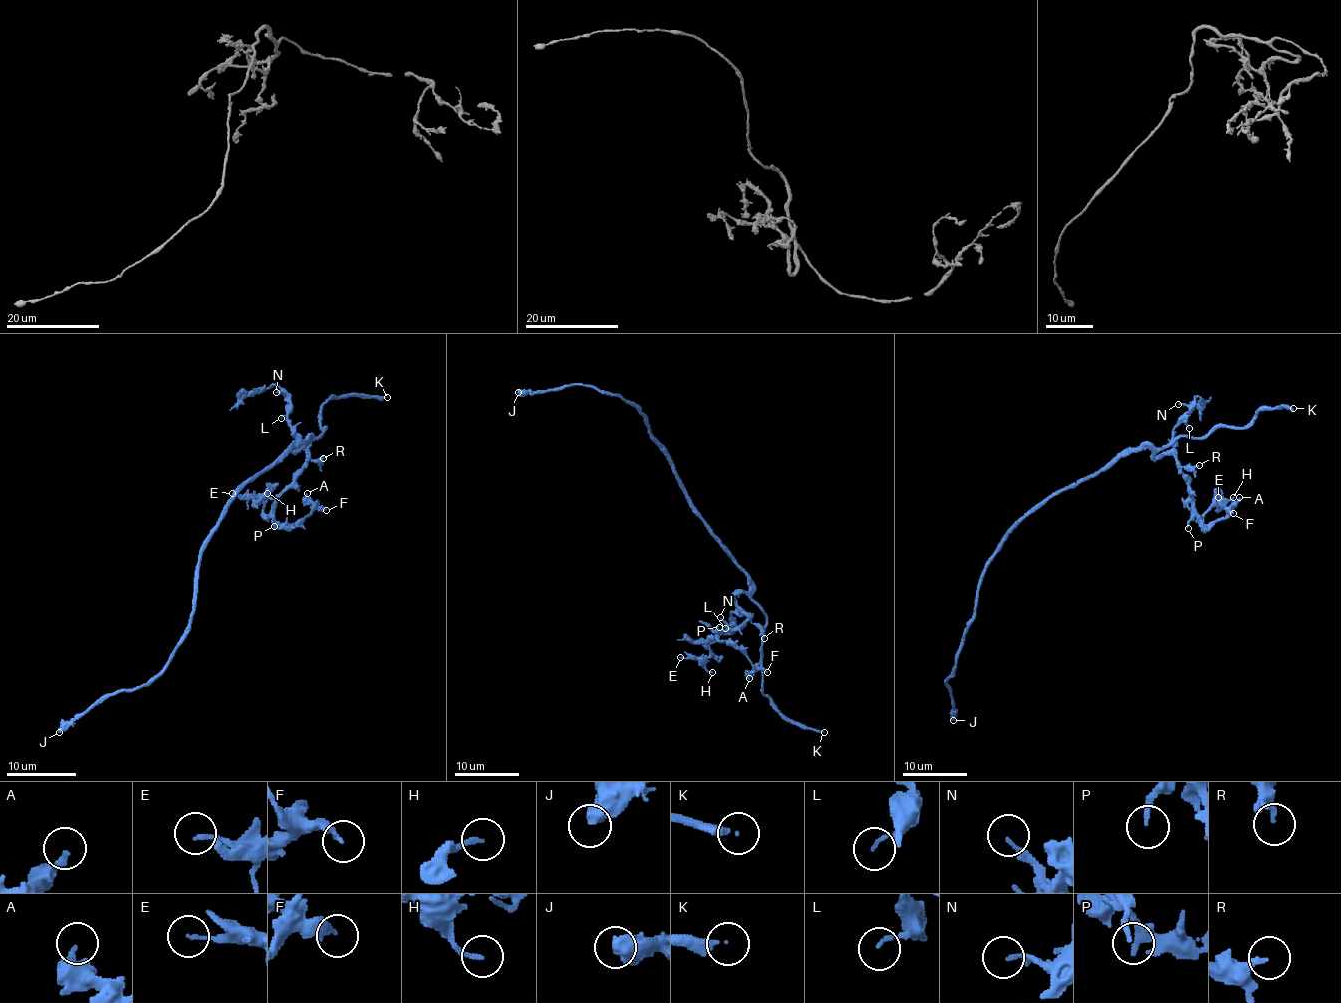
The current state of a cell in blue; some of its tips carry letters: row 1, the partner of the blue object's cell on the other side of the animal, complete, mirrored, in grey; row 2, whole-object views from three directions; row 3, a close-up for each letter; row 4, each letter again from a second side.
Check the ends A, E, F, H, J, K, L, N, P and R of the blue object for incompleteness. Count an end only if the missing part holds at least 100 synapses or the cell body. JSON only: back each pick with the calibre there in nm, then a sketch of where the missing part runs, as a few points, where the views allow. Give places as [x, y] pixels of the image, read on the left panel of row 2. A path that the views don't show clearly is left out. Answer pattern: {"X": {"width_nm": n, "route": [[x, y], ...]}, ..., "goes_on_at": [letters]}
{"K": {"width_nm": 200}, "goes_on_at": ["K"]}

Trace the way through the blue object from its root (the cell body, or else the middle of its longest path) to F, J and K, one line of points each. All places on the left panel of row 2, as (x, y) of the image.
F: (238, 493), (305, 439), (292, 448), (305, 451), (305, 463), (278, 498), (274, 519), (297, 524), (326, 510)
J: (238, 493), (205, 543), (191, 623), (172, 660), (144, 684), (101, 696), (59, 732)
K: (238, 493), (290, 449), (305, 439), (314, 439), (325, 429), (321, 429), (321, 408), (330, 399), (387, 397)

